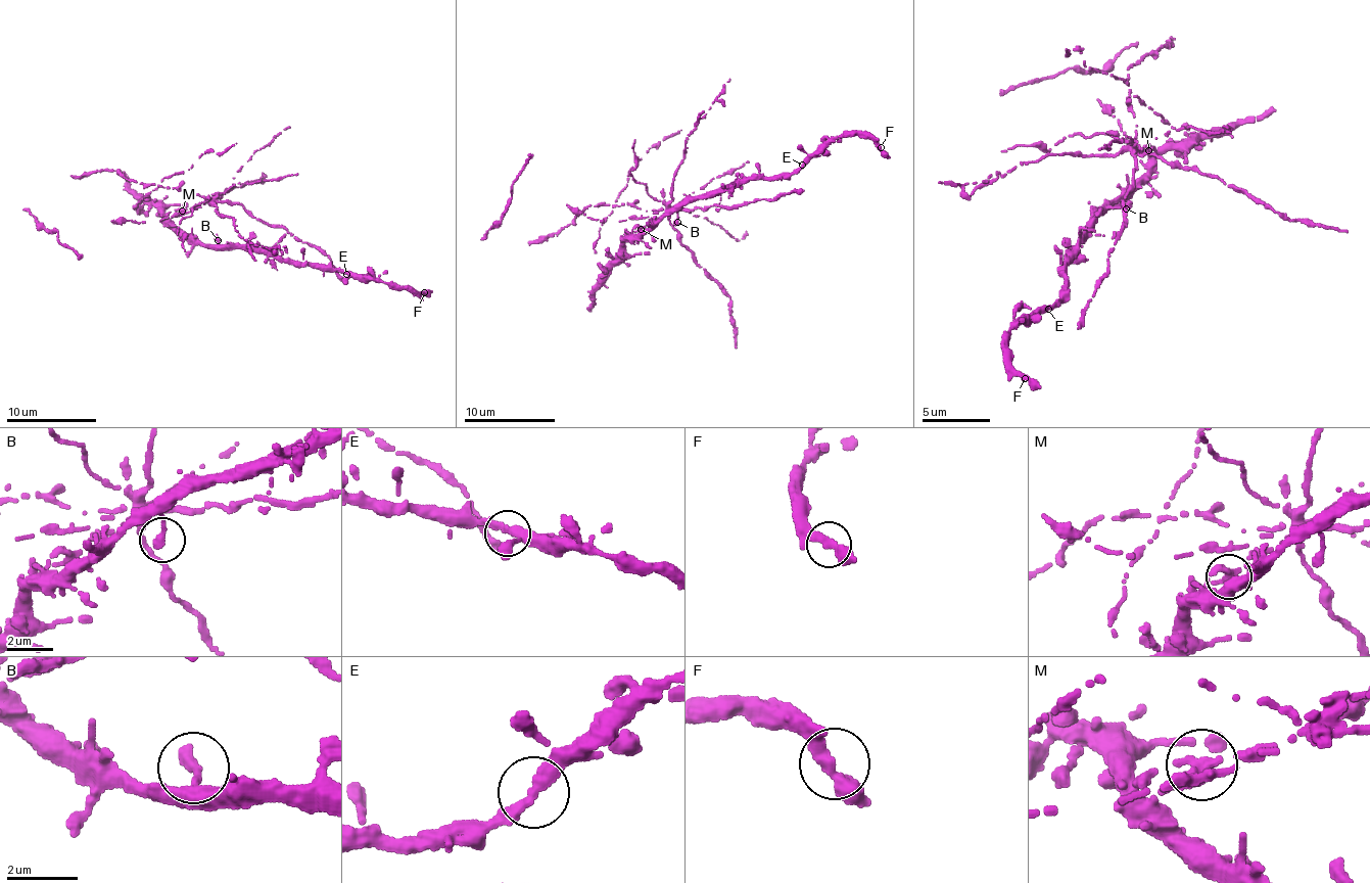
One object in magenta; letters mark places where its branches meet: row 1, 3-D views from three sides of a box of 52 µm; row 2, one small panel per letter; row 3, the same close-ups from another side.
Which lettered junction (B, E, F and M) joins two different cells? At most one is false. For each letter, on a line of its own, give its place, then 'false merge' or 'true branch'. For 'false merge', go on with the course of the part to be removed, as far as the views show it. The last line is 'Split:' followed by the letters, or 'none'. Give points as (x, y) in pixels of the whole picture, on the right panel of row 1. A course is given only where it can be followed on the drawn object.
B: (1126, 208) | true branch
E: (1048, 309) | true branch
F: (1025, 378) | true branch
M: (1148, 150) | false merge
Split: M

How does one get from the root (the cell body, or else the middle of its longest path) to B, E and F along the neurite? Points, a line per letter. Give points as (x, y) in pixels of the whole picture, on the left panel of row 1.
B: (196, 208), (178, 213), (171, 223), (178, 230), (199, 241), (217, 245), (218, 240)
E: (196, 208), (178, 213), (171, 223), (206, 244), (263, 247), (293, 265), (331, 265), (346, 274)
F: (196, 208), (178, 213), (171, 223), (199, 241), (263, 247), (293, 265), (331, 265), (424, 292)

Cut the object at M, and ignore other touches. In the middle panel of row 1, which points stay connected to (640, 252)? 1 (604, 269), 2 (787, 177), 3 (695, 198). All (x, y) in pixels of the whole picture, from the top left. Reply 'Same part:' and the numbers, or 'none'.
Same part: 1, 2, 3

